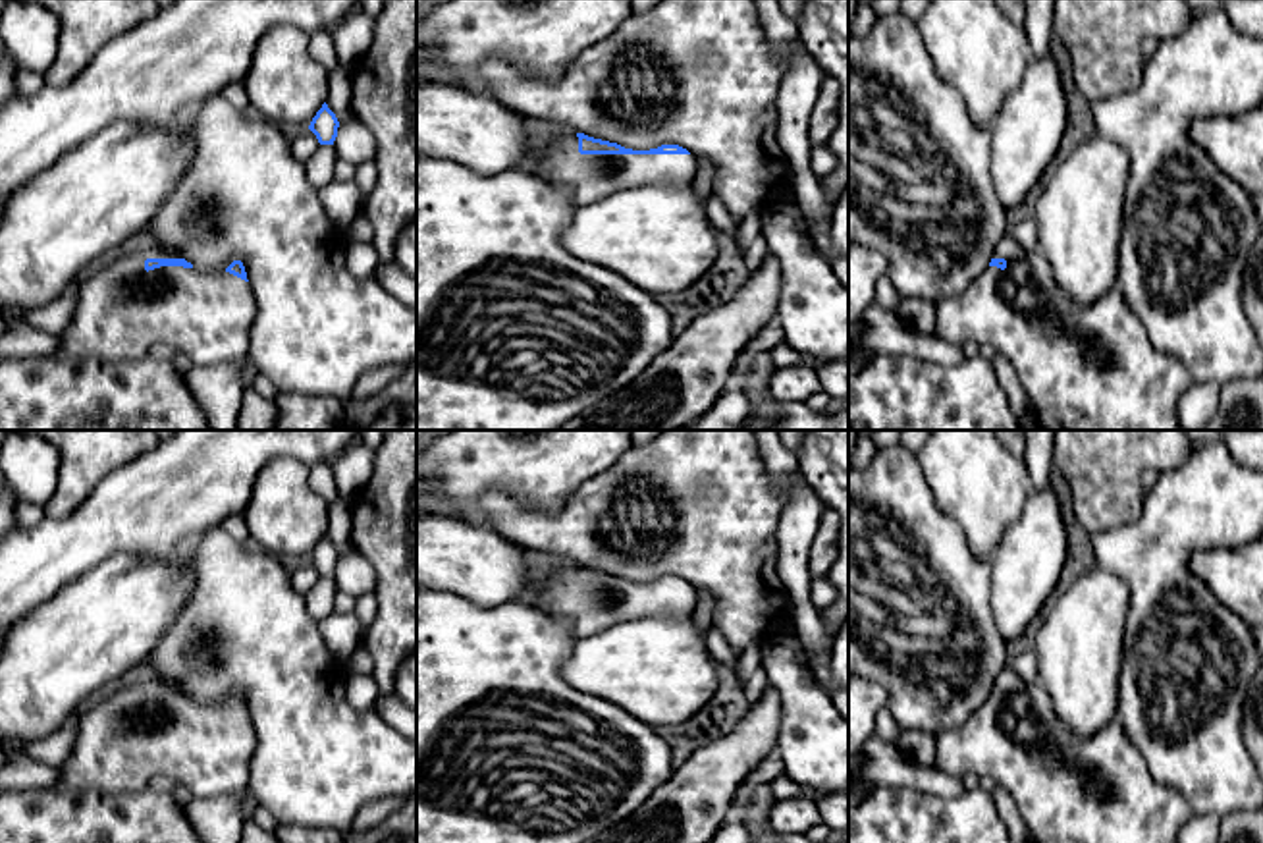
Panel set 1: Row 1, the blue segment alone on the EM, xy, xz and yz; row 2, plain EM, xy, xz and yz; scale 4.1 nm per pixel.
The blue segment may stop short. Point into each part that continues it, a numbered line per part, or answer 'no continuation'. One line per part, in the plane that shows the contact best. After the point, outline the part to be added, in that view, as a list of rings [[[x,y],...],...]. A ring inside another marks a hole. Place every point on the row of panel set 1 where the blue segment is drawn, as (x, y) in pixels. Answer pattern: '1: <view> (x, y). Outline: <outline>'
1: xz (589, 178). Outline: [[[559,129],[544,135],[524,168],[555,185],[565,185],[573,206],[600,201],[619,189],[658,185],[690,185],[696,172],[694,154],[580,154],[578,137]]]

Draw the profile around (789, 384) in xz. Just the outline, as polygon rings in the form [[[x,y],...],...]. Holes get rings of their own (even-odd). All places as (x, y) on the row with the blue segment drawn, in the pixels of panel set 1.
[[[806,367],[775,368],[769,376],[769,394],[779,403],[804,403],[820,390],[816,370]]]

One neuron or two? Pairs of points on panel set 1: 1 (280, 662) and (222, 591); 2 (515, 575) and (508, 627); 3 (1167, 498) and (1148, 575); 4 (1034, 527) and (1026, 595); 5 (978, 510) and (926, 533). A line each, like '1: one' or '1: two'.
1: one
2: two
3: one
4: one
5: two

